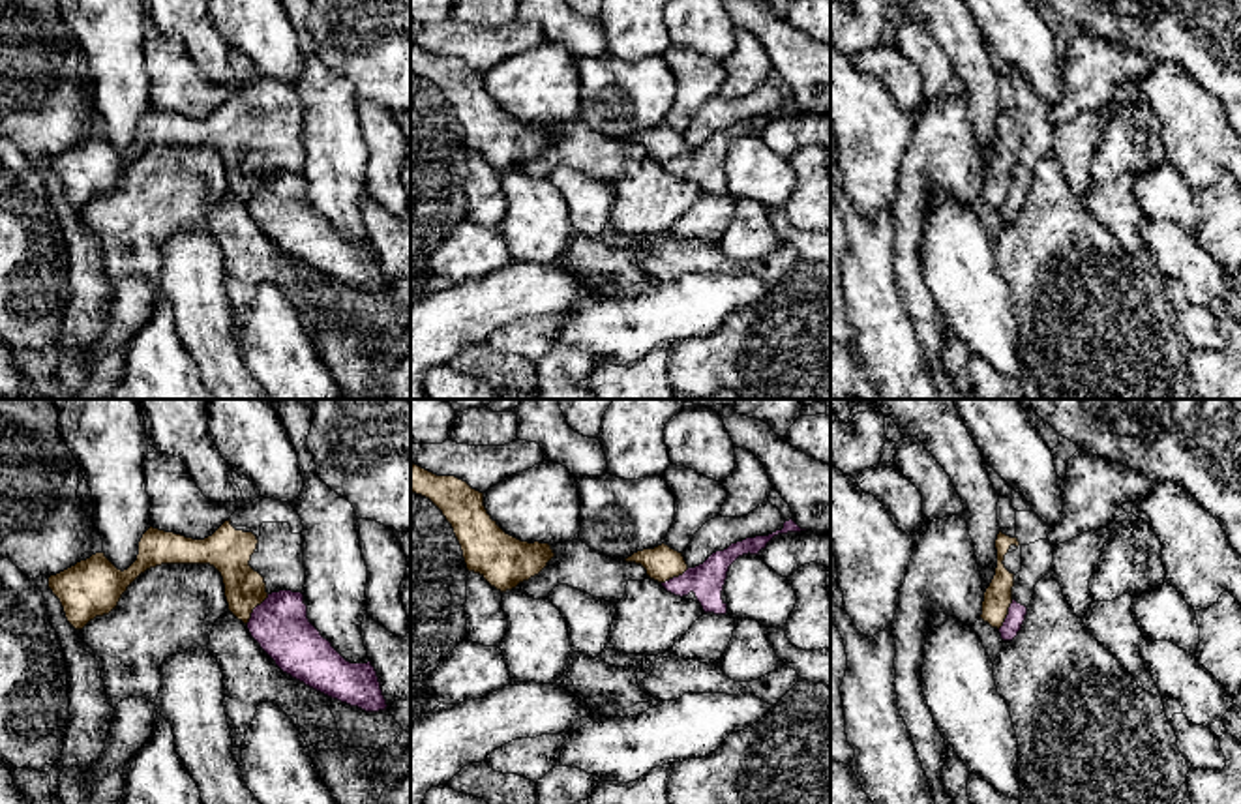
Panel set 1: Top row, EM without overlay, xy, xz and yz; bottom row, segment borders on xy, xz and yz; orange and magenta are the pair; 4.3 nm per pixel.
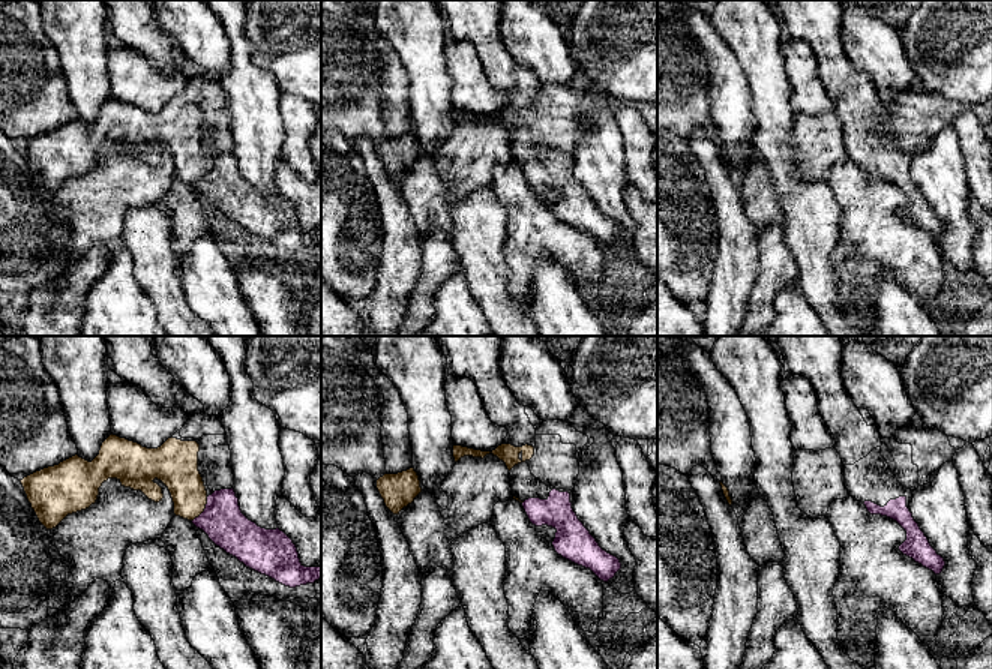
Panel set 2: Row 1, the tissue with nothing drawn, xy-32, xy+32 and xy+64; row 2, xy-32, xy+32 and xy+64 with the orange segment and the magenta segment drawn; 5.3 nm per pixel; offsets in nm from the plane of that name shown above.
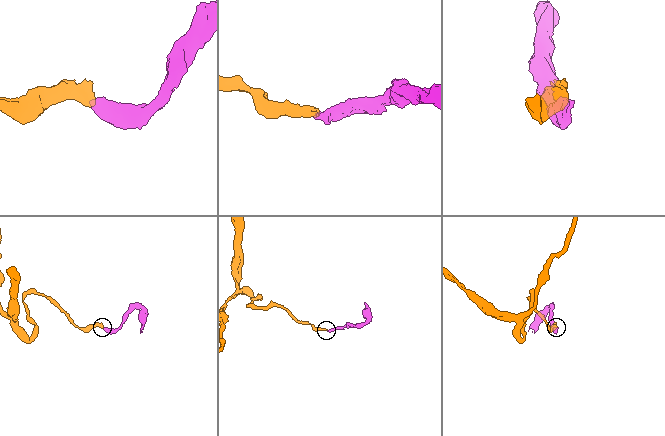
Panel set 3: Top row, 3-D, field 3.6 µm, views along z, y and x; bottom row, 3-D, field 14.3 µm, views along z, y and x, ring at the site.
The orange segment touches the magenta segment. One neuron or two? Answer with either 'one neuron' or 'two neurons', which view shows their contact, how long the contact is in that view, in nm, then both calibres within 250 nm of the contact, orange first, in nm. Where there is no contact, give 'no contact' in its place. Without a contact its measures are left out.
two neurons | xy | 160 nm | 180/240 nm

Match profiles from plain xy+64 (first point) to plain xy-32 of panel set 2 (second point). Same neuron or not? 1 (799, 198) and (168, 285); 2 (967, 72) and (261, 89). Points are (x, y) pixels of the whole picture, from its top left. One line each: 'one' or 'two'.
1: one
2: two

